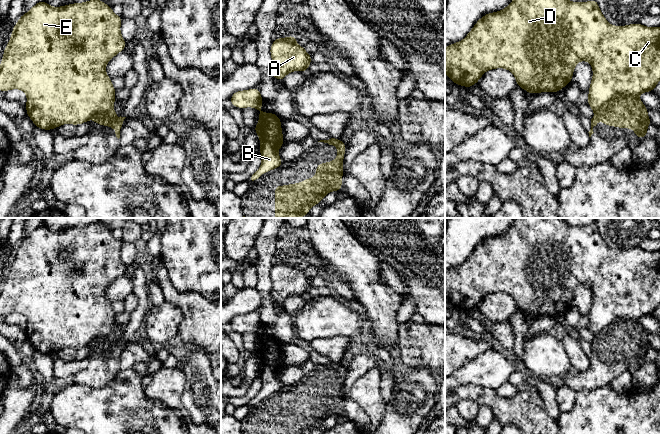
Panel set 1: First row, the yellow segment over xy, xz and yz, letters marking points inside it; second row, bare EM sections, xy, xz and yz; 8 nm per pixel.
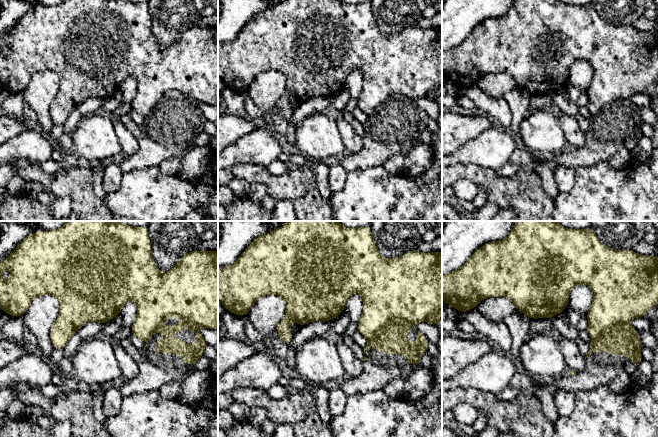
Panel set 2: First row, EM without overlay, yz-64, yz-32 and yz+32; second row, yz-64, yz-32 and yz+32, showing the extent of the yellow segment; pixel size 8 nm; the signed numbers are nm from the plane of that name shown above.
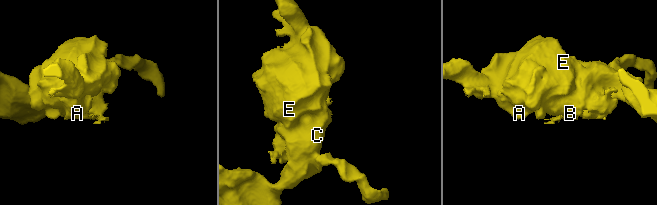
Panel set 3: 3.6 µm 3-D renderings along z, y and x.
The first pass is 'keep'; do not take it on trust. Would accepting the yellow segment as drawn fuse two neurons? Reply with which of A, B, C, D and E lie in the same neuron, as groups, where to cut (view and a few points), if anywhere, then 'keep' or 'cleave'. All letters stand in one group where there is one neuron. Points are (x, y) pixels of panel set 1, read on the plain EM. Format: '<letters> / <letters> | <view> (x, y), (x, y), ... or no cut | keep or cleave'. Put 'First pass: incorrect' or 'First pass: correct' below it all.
A B C D E | no cut | keep
First pass: correct

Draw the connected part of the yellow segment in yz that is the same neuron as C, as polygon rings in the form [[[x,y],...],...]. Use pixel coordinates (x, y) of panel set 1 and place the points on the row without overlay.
[[[516,218],[507,231],[485,238],[462,265],[445,272],[445,297],[456,309],[470,312],[478,307],[486,295],[504,292],[514,298],[517,310],[532,319],[540,316],[556,318],[563,313],[572,305],[574,292],[579,285],[588,285],[593,294],[587,328],[595,339],[591,343],[589,361],[601,341],[603,349],[634,353],[636,362],[645,362],[648,359],[647,351],[652,346],[647,330],[638,320],[654,315],[660,305],[660,250],[646,251],[640,247],[612,250],[603,240],[596,223],[572,226],[563,218]]]

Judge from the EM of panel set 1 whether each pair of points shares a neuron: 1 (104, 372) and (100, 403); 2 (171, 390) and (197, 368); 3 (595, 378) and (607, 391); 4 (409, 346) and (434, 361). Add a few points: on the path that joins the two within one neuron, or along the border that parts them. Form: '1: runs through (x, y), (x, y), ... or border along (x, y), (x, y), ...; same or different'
1: border along (119, 370), (101, 387), (90, 388), (79, 384); different
2: border along (180, 368), (185, 378), (182, 401); different
3: border along (610, 384), (593, 389), (580, 390); different
4: runs through (415, 346), (419, 346), (428, 355); same

